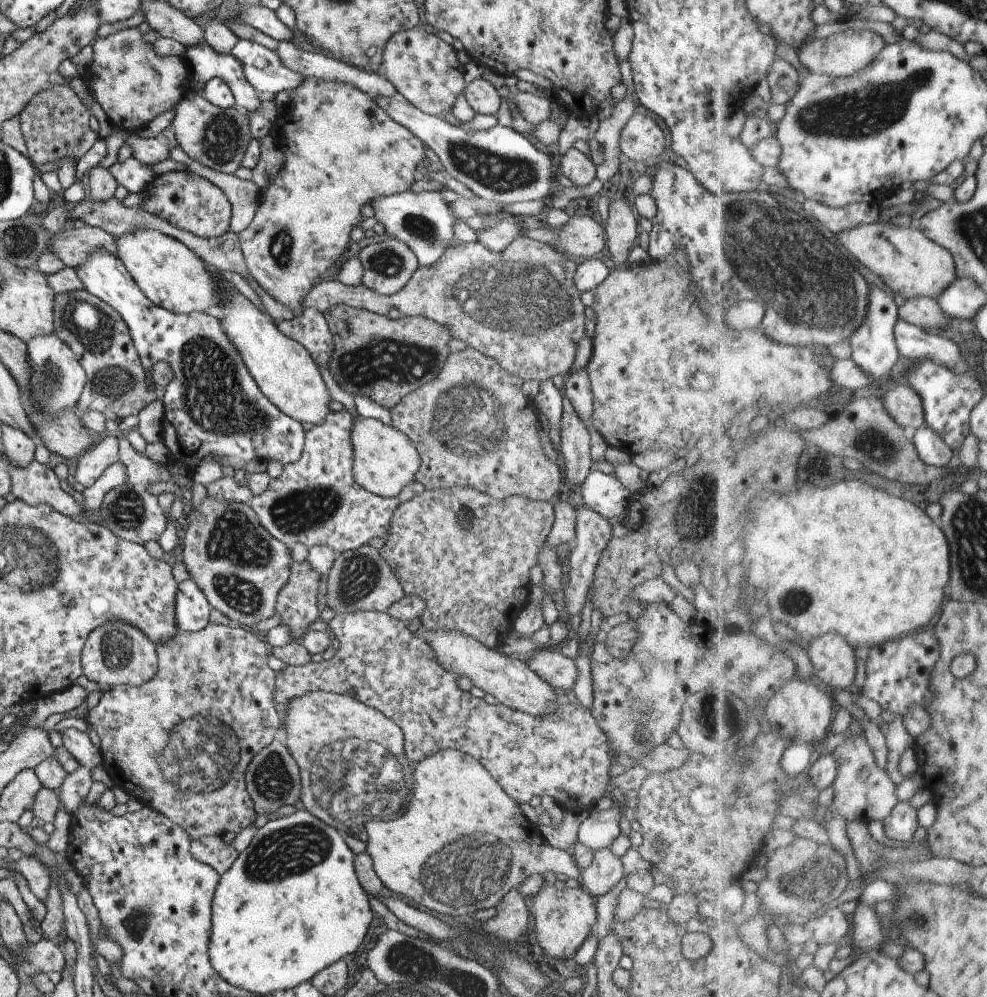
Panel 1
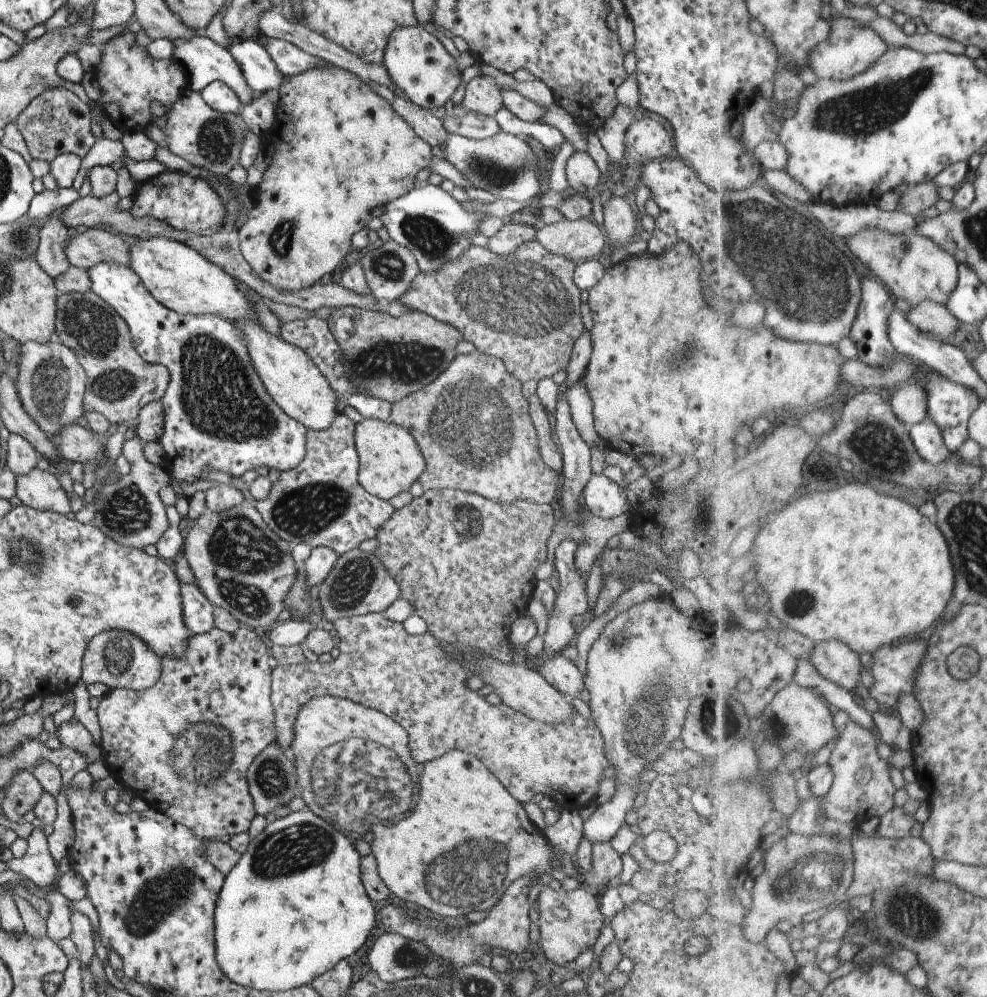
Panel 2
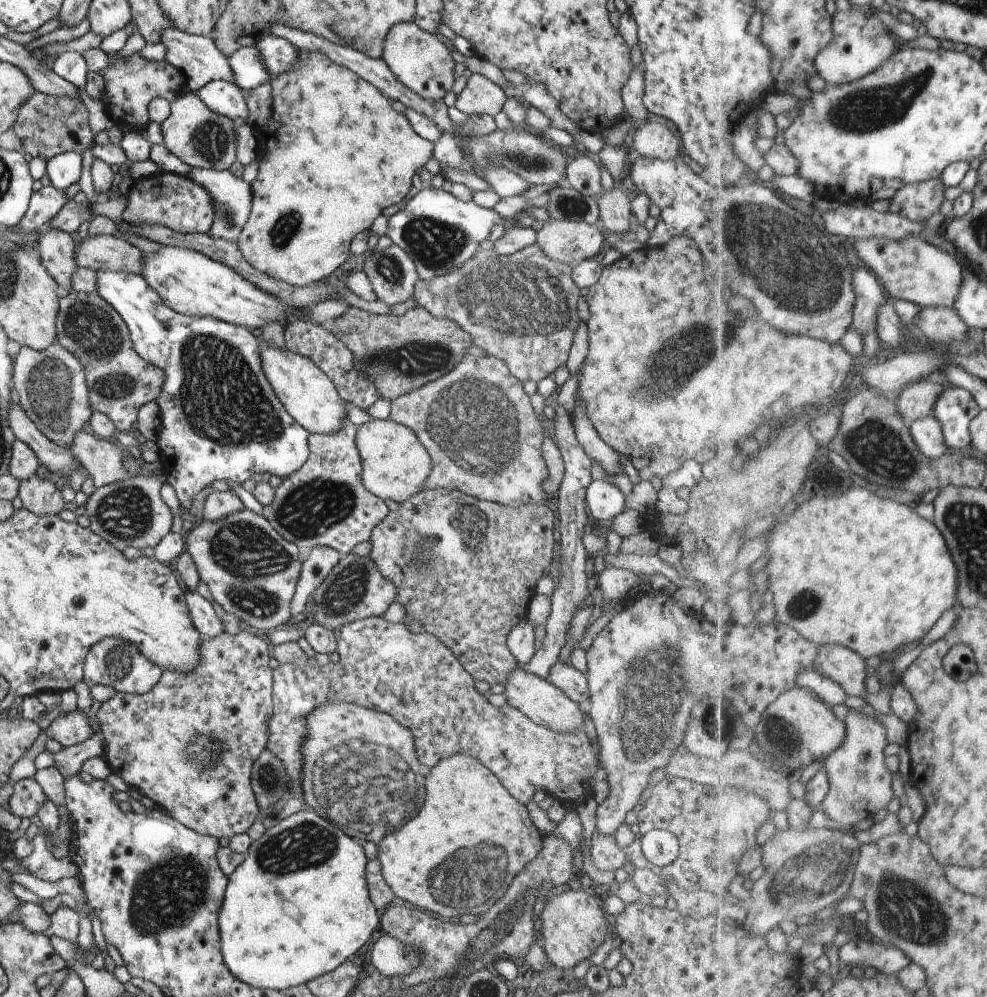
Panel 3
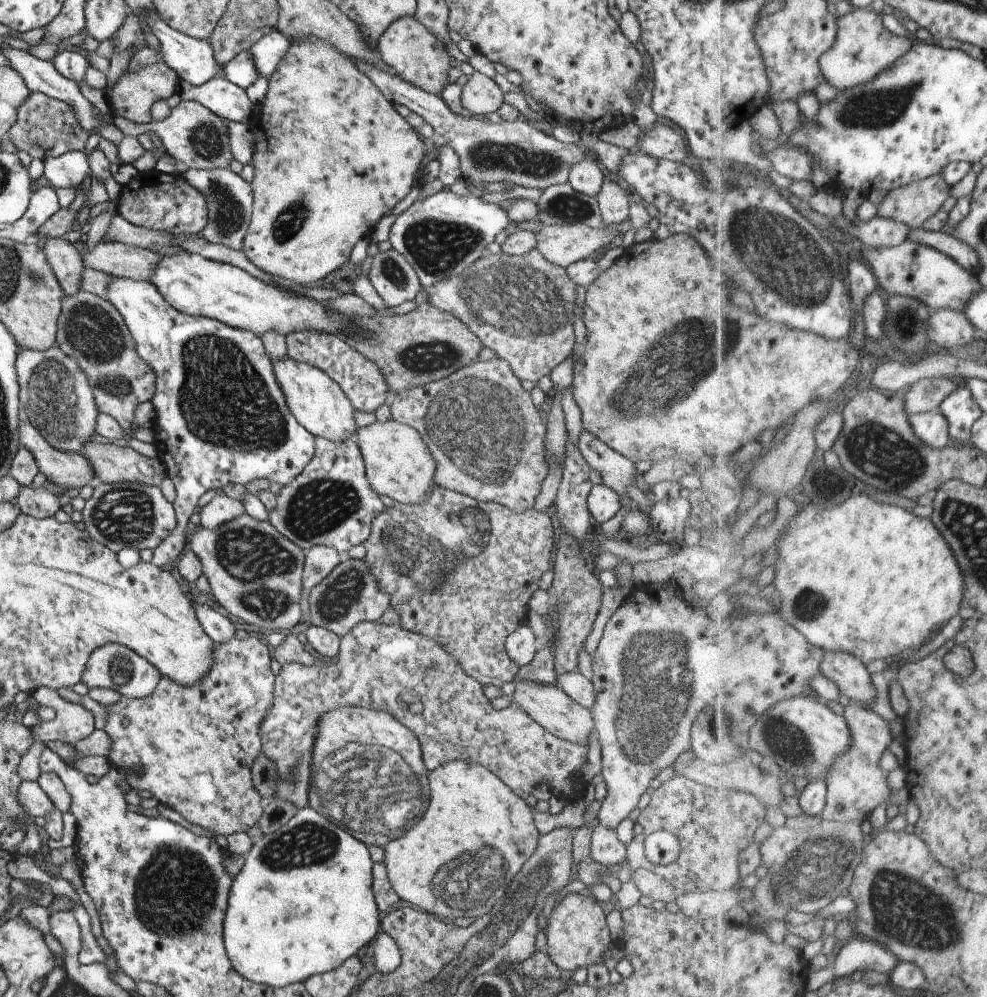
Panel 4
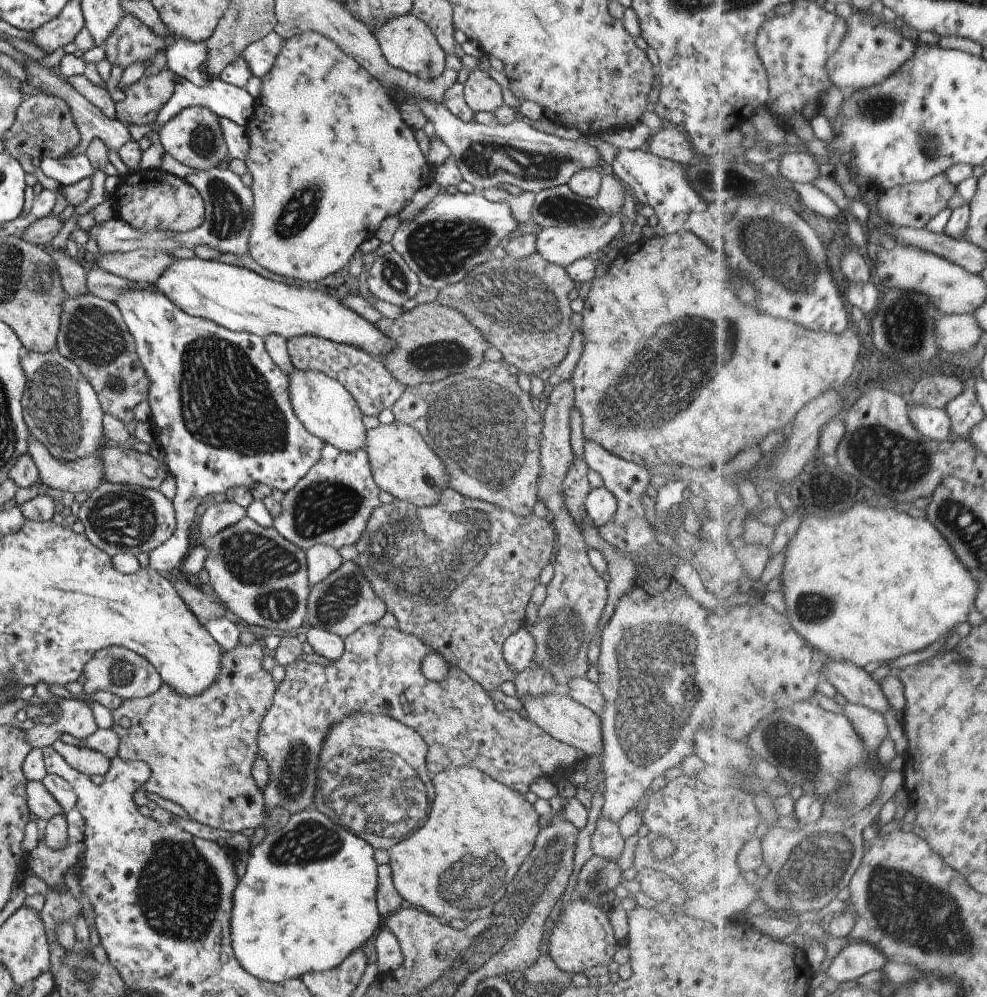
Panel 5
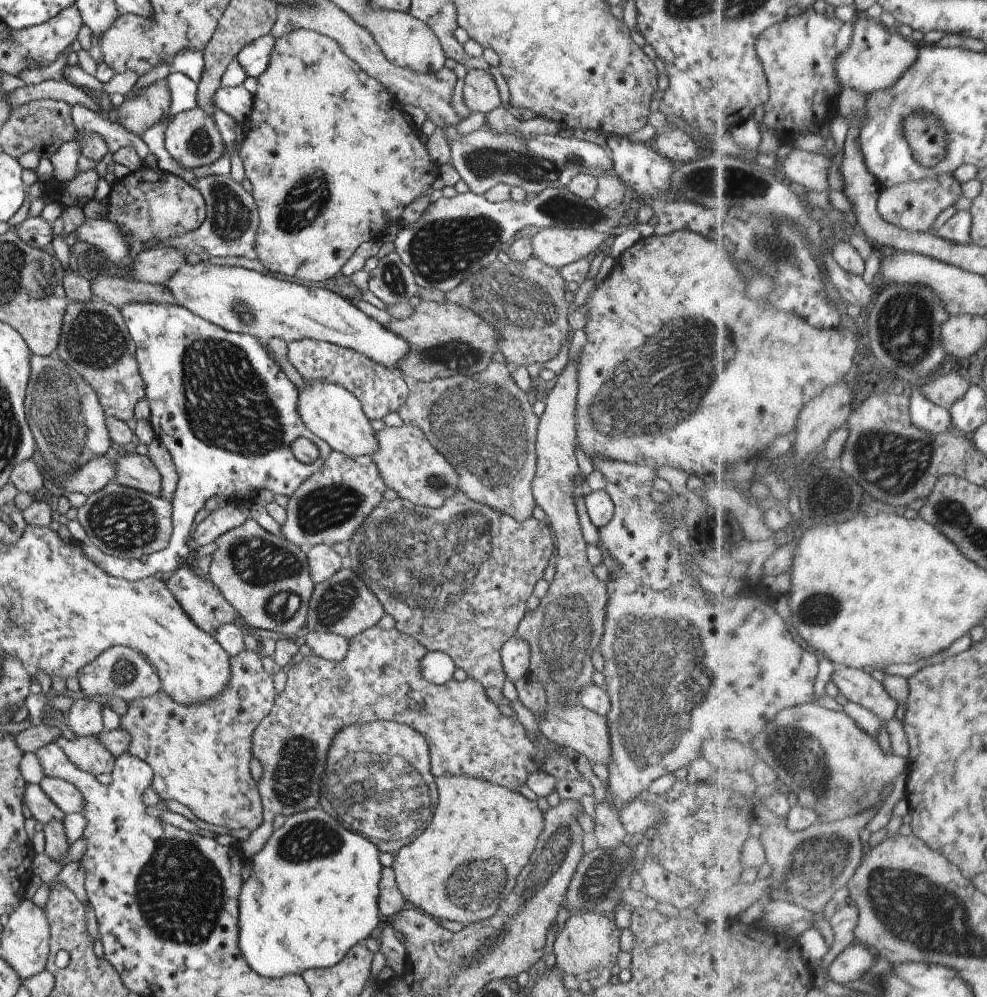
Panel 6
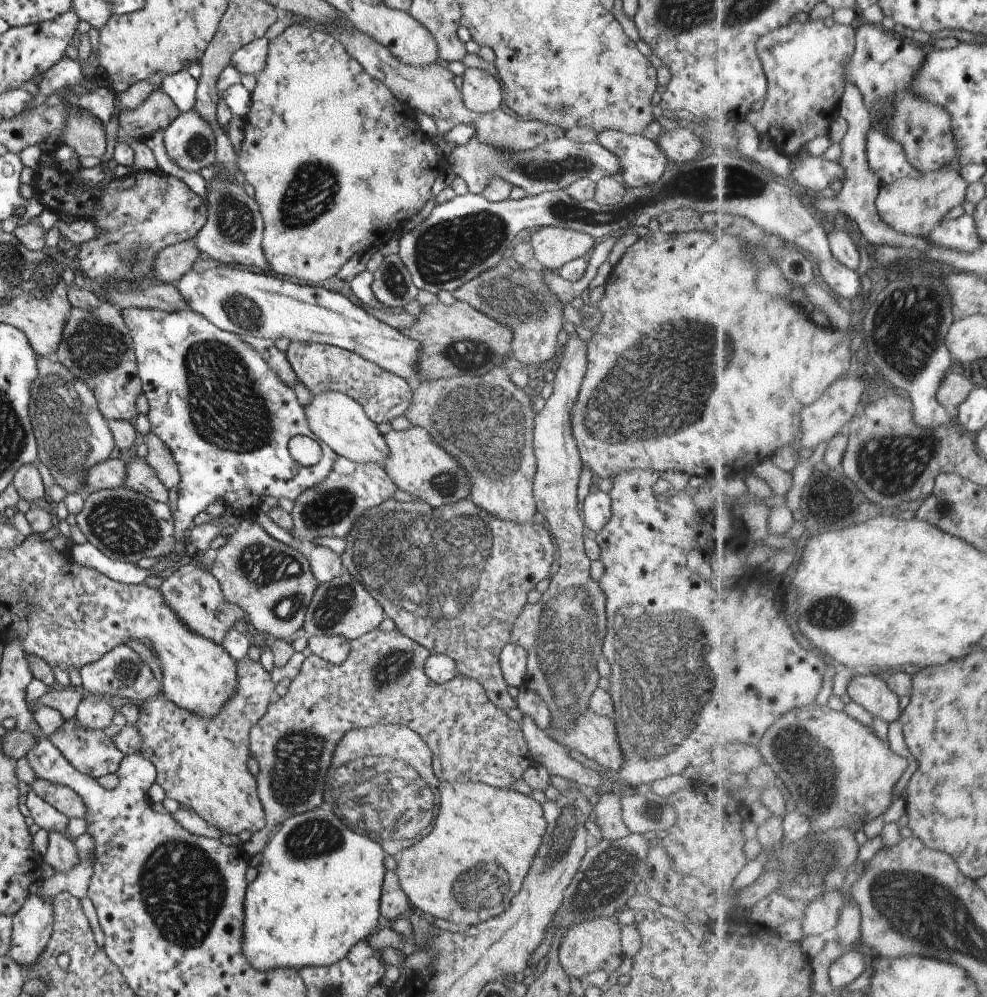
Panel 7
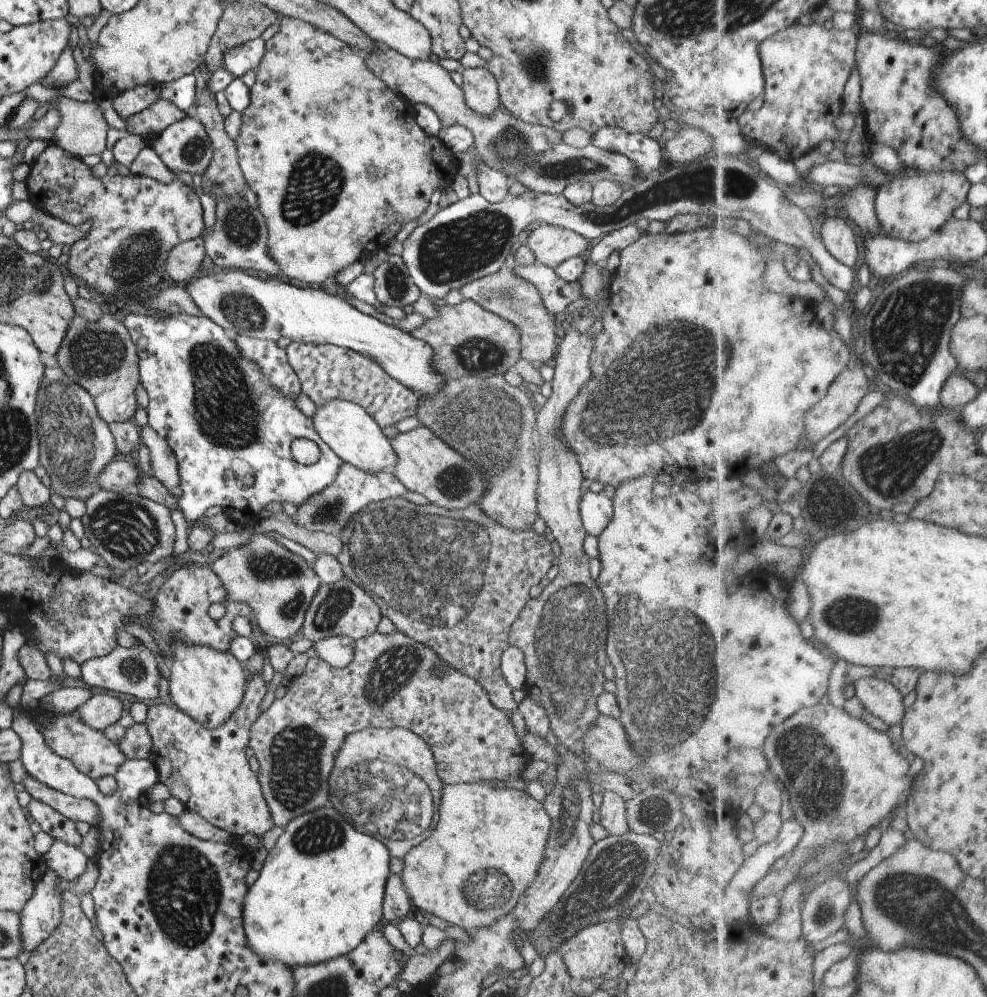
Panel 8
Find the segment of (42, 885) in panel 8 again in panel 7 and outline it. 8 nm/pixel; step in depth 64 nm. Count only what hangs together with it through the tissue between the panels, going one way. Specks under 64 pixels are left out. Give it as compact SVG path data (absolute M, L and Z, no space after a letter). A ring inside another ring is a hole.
M29 894L11 916L11 942L7 956L24 972L43 952L53 926L53 910L47 896Z

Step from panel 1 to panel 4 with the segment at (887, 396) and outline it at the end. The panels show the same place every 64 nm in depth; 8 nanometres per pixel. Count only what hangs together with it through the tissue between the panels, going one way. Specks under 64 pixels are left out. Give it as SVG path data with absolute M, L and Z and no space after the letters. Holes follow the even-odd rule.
M947 377L923 378L906 392L905 406L909 416L917 412L935 412L957 390L957 384Z

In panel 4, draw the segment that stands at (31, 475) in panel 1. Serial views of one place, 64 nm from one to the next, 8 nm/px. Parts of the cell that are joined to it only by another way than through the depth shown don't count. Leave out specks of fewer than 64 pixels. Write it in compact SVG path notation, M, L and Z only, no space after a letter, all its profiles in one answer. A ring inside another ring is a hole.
M20 486L14 503L21 514L31 516L35 520L43 520L53 517L53 514L59 510L60 506L57 498L57 495L45 490L42 486L39 488Z

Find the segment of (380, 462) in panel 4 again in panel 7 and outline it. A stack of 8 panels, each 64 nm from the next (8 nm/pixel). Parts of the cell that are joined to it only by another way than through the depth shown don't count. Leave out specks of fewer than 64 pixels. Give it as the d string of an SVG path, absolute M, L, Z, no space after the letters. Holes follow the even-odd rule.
M411 426L397 432L391 430L383 435L389 448L389 458L385 460L384 472L399 490L411 494L419 503L425 502L431 508L455 504L463 498L469 499L469 478L459 468L459 462L441 450L423 427Z

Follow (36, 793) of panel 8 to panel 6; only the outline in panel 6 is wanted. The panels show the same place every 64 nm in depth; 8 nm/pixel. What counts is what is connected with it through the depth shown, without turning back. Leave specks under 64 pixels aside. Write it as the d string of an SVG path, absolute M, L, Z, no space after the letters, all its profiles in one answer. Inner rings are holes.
M43 777L37 786L64 815L81 812L82 798L72 784L67 784L65 780L59 778Z

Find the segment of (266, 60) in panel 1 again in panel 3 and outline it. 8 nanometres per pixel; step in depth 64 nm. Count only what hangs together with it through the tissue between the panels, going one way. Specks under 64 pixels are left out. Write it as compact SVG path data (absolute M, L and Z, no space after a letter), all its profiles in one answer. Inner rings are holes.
M255 45L243 46L243 48L235 50L229 56L227 64L233 74L233 78L231 78L233 84L243 92L257 88L271 78Z

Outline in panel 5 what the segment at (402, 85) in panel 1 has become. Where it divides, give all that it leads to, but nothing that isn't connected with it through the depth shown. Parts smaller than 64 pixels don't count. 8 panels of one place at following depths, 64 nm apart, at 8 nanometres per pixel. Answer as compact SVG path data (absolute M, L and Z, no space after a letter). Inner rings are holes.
M409 13L401 16L389 16L389 20L385 24L381 24L379 30L375 30L374 37L383 58L392 67L403 70L411 76L417 76L421 80L434 80L443 73L445 53L441 50L429 27Z

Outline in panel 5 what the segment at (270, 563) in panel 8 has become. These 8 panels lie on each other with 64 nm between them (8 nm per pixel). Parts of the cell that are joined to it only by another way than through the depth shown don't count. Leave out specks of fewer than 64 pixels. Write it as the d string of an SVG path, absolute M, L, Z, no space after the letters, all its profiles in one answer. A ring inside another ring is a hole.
M245 516L233 526L219 530L215 536L200 543L207 550L203 566L208 574L208 584L212 592L217 594L219 602L235 614L237 618L254 626L263 626L271 630L291 632L301 626L306 617L306 602L310 588L305 572L304 550L285 540L273 528L263 528L251 518Z

